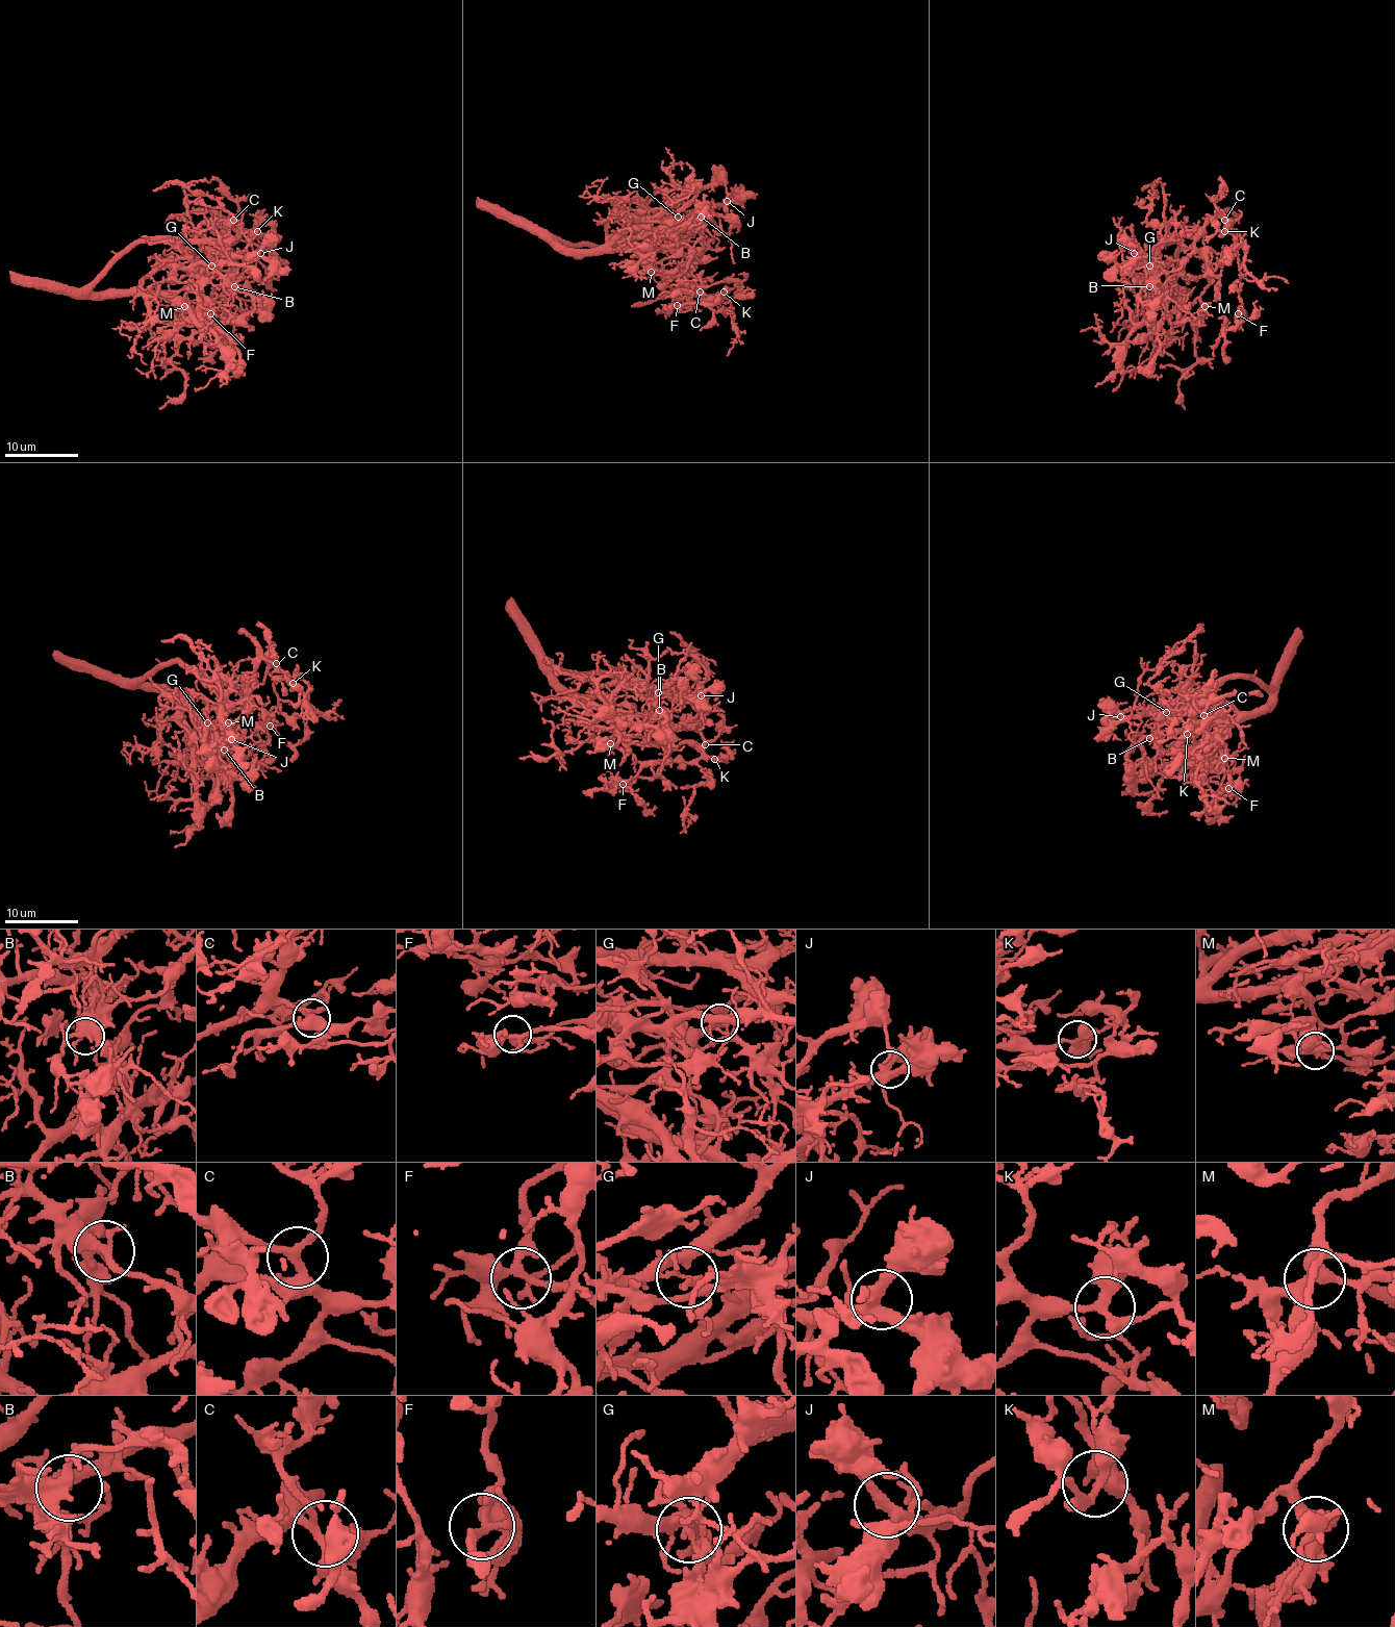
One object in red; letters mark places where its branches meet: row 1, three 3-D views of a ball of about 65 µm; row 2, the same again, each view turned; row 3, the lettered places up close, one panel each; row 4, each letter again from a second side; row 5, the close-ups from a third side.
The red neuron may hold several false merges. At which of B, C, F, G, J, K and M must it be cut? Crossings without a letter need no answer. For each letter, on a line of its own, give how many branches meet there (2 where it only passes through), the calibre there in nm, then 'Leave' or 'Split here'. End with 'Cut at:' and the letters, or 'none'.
B: Branches: 4. Thickness 360 nm. Leave
C: Branches: 3. Thickness 280 nm. Leave
F: Branches: 5. Thickness 280 nm. Leave
G: Branches: 3. Thickness 110 nm. Split here
J: Branches: 4. Thickness 360 nm. Leave
K: Branches: 3. Thickness 320 nm. Leave
M: Branches: 4. Thickness 360 nm. Leave
Cut at: G

